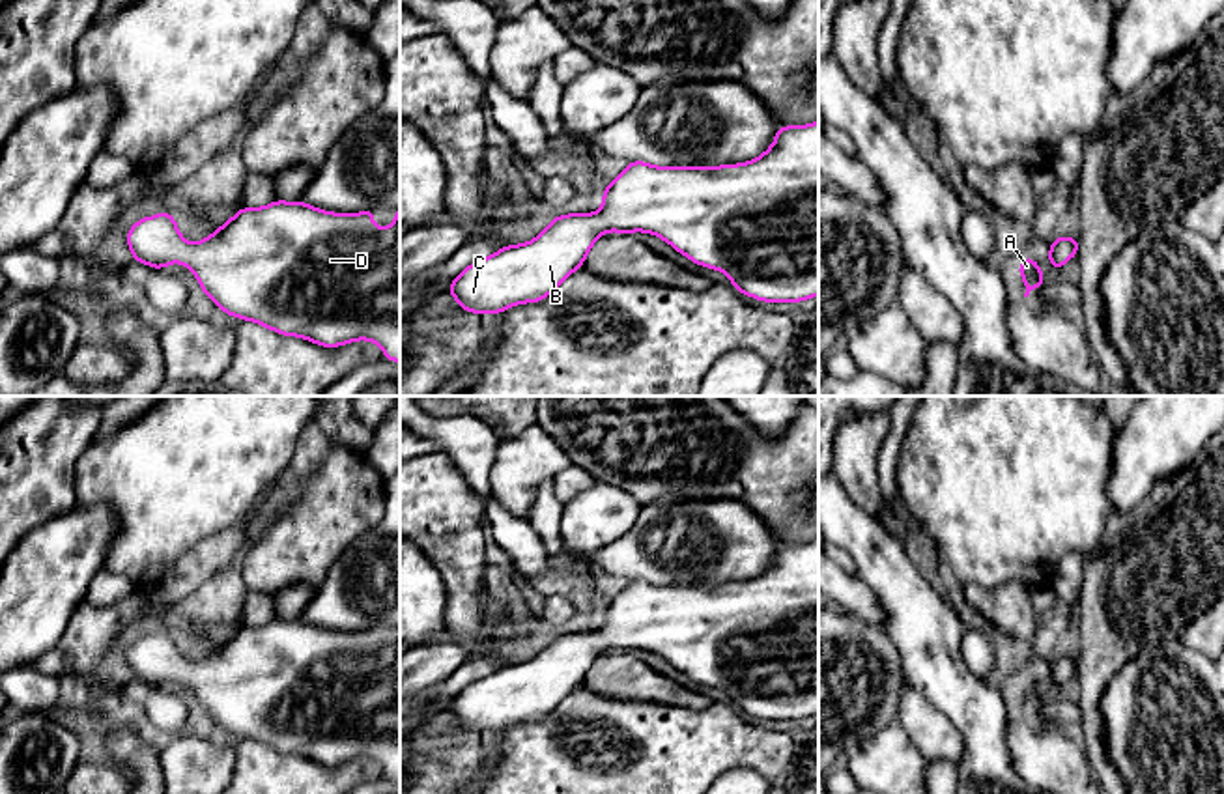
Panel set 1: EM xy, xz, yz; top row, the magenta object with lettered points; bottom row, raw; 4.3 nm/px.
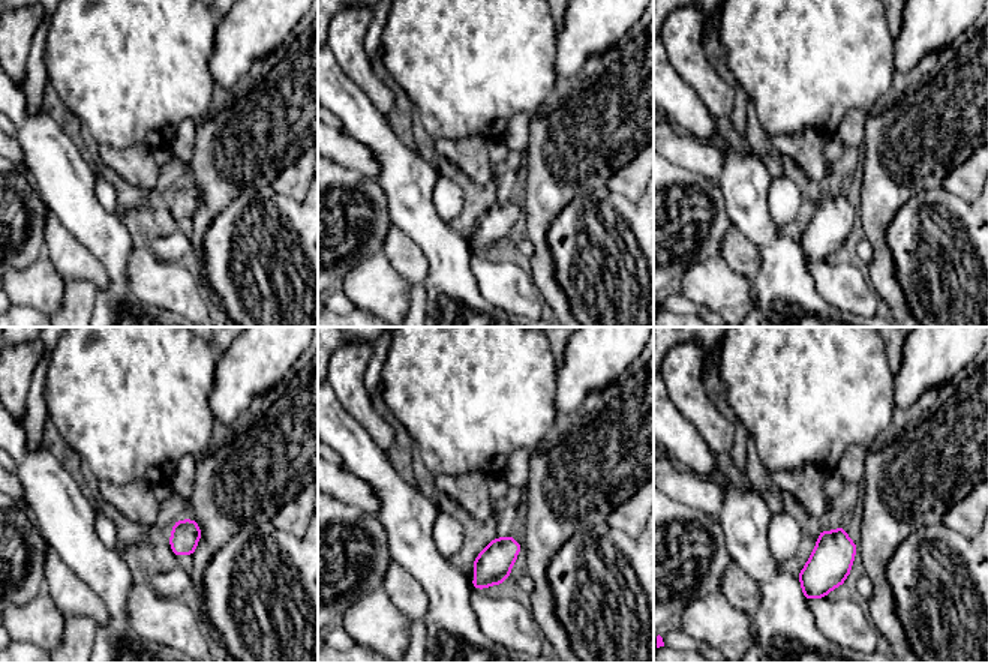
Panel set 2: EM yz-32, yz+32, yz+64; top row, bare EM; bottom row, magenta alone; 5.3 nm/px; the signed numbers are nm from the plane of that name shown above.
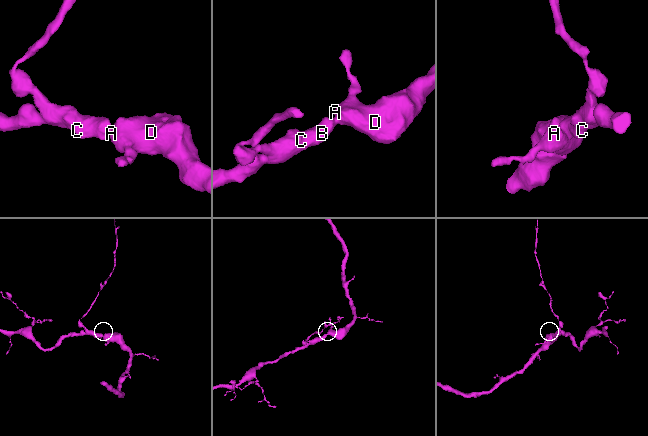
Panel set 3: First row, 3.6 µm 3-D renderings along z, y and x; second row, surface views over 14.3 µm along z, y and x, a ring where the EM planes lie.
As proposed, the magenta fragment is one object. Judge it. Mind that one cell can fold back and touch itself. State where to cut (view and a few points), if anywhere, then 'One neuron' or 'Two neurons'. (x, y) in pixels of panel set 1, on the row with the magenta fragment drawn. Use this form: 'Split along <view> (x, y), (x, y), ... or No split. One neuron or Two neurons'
No split. One neuron

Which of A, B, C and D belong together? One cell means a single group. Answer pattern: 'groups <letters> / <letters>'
groups A B C D

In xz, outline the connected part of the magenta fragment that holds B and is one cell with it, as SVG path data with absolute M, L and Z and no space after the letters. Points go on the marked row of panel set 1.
M818 121L779 125L774 144L757 159L723 166L654 166L632 161L607 187L598 213L568 213L551 222L533 241L506 245L467 265L448 293L458 306L480 316L503 314L508 306L538 303L553 293L583 262L605 232L647 232L667 241L697 265L725 273L733 288L764 303L800 303L818 295Z

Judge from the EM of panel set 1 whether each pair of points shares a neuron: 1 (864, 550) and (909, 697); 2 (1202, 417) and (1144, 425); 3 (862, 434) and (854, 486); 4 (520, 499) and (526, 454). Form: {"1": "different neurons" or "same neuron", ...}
{"1": "different neurons", "2": "same neuron", "3": "same neuron", "4": "same neuron"}

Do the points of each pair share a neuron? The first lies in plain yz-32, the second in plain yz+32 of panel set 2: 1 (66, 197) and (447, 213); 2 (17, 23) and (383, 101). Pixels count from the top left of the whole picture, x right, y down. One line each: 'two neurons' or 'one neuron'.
1: two neurons
2: one neuron

